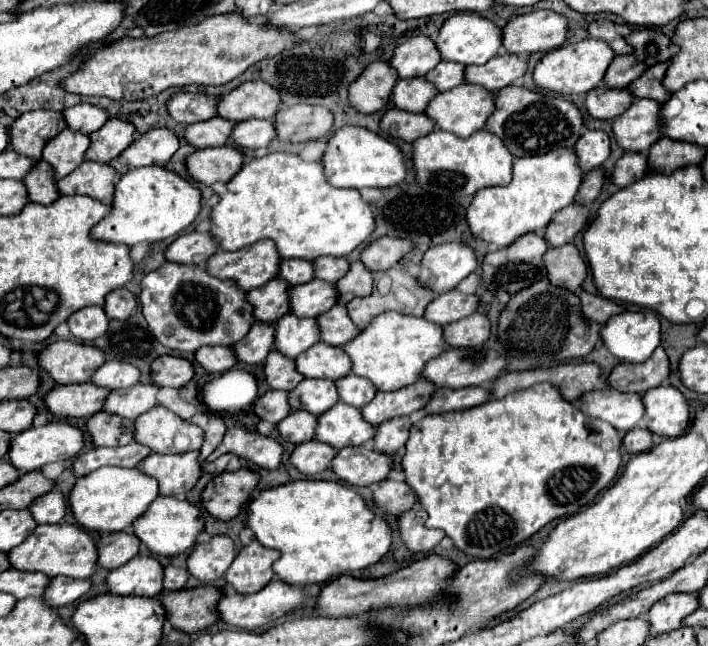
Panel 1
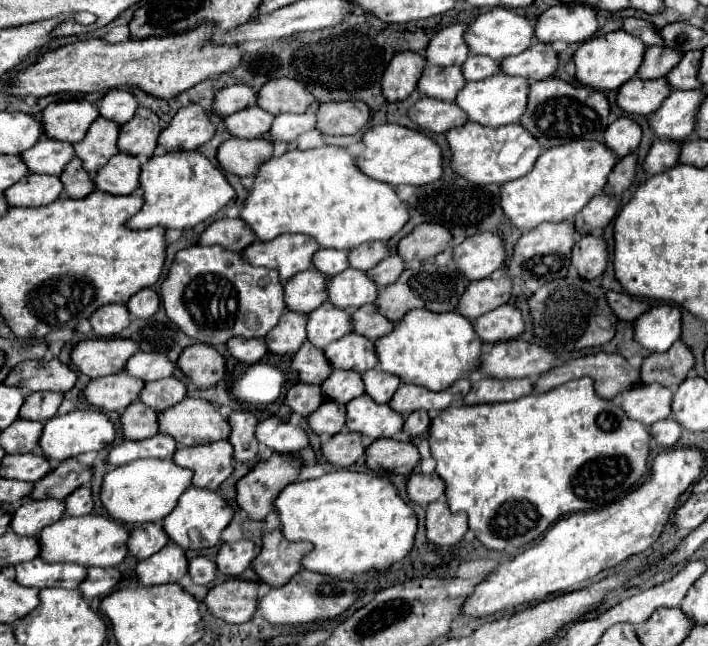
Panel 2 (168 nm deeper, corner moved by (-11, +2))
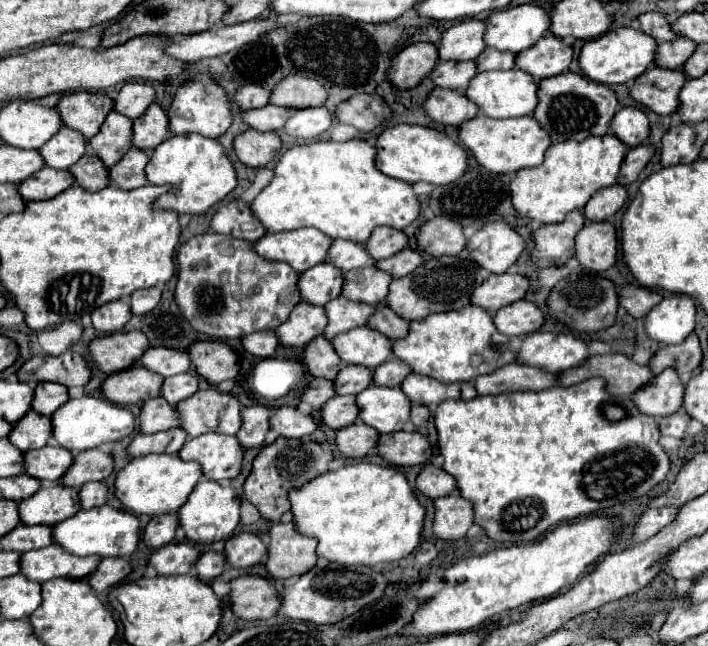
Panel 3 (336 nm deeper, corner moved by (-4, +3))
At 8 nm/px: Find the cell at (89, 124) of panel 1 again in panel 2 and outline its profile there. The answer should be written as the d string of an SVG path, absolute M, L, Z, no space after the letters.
M113 89L113 91L109 91L101 99L101 103L99 103L101 117L111 119L111 121L115 121L119 125L125 125L127 121L131 121L137 109L139 109L139 103L137 103L135 95L125 91L125 89Z

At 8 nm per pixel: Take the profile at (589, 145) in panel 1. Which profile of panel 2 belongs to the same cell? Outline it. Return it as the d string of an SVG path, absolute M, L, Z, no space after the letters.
M619 117L617 121L613 121L607 127L603 141L619 157L625 157L625 155L637 151L639 143L641 143L641 135L643 135L641 125L635 119L631 119L631 117Z

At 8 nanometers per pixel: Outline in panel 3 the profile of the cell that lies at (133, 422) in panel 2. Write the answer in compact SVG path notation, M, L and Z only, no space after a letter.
M164 398L144 400L138 420L140 420L140 432L142 434L154 434L160 430L176 428L180 424L174 408L168 402L164 402Z

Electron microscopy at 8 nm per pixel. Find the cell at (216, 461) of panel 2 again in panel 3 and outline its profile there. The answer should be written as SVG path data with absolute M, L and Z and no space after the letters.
M204 434L200 438L186 440L186 446L178 452L182 460L198 462L202 474L208 480L230 480L240 472L244 448L236 436L226 434Z

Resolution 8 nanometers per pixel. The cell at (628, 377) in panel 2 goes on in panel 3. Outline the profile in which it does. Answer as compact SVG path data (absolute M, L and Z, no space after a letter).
M596 354L590 356L584 366L560 372L558 384L572 386L592 376L604 378L608 394L614 396L632 396L638 388L654 378L648 366L640 366L624 354Z

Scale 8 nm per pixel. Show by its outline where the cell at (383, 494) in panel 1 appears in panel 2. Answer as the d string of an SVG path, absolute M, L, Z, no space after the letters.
M437 473L433 475L413 475L407 483L407 493L409 493L409 499L419 503L419 505L427 505L427 503L433 503L437 501L439 497L443 497L445 493L441 491L441 477Z

